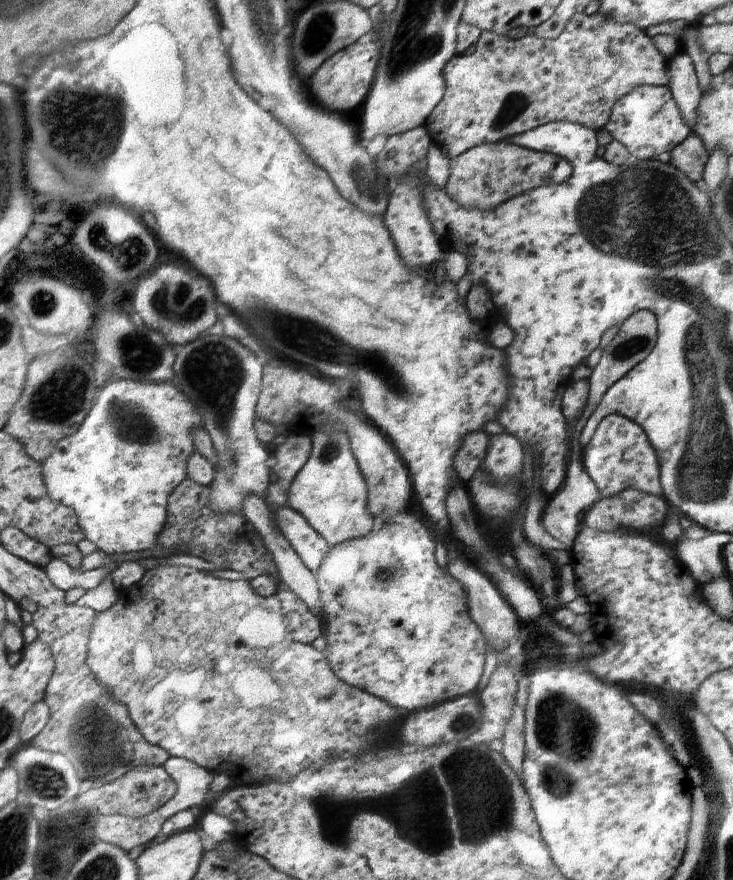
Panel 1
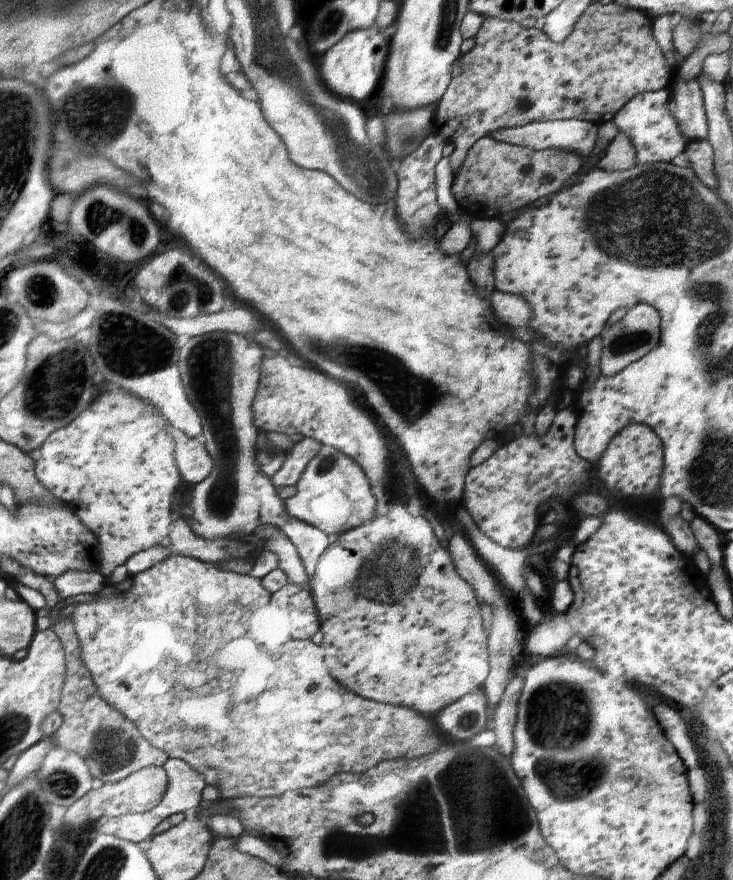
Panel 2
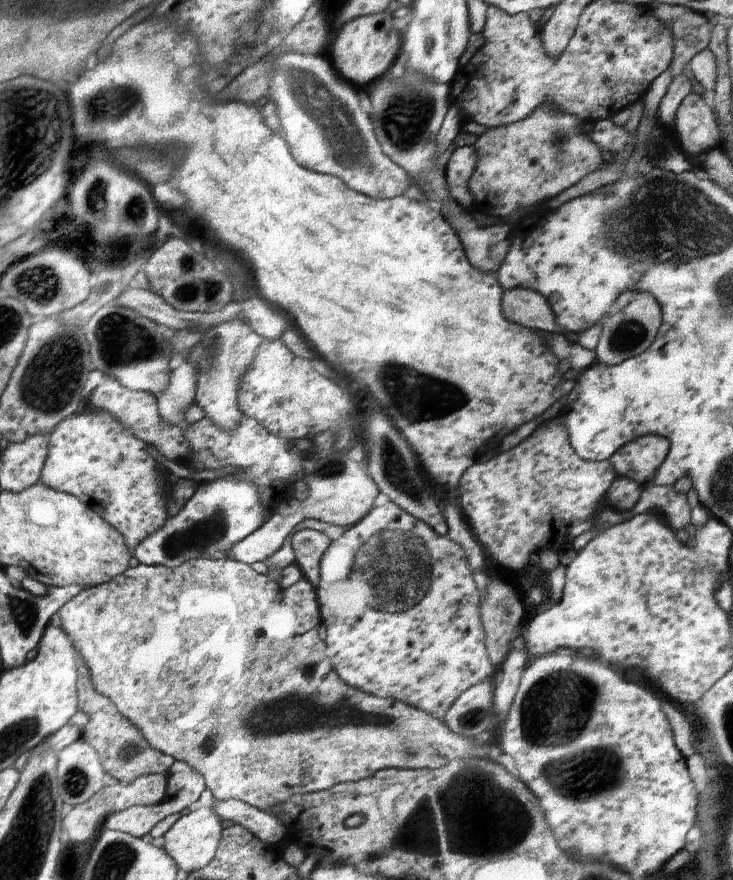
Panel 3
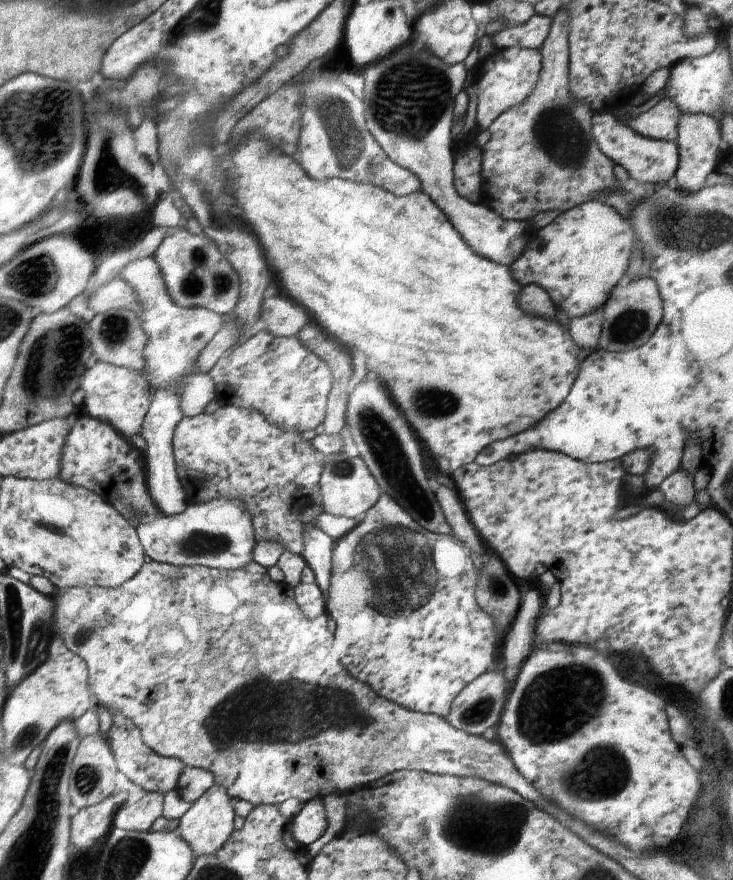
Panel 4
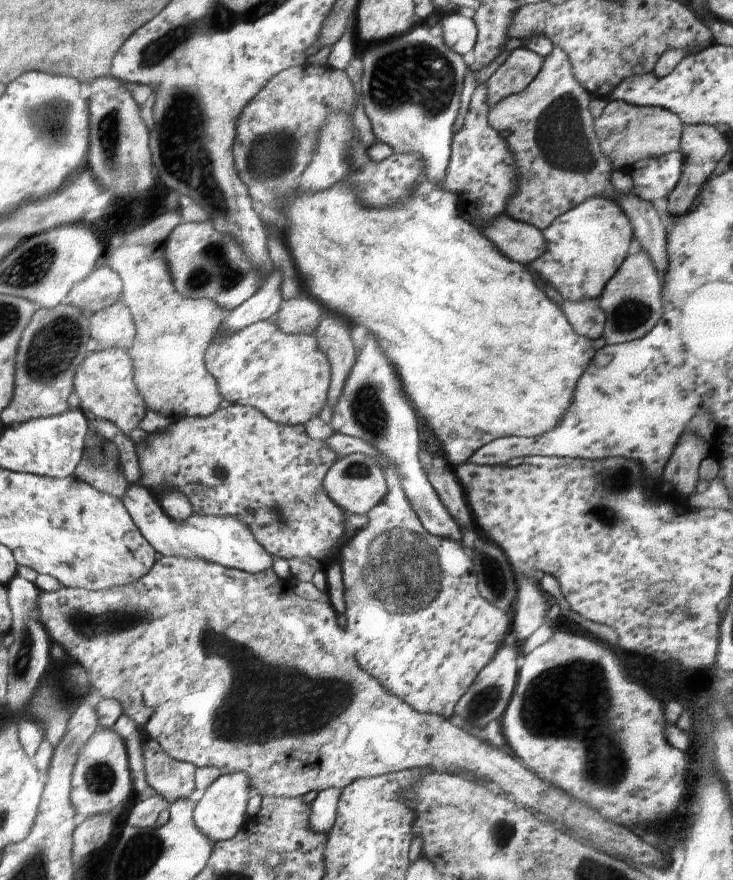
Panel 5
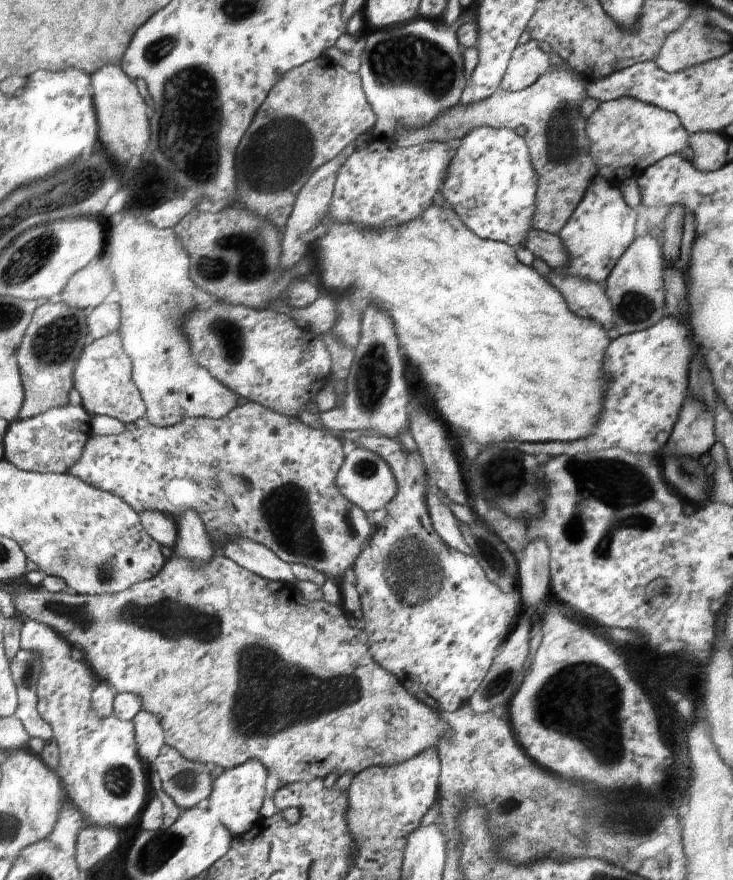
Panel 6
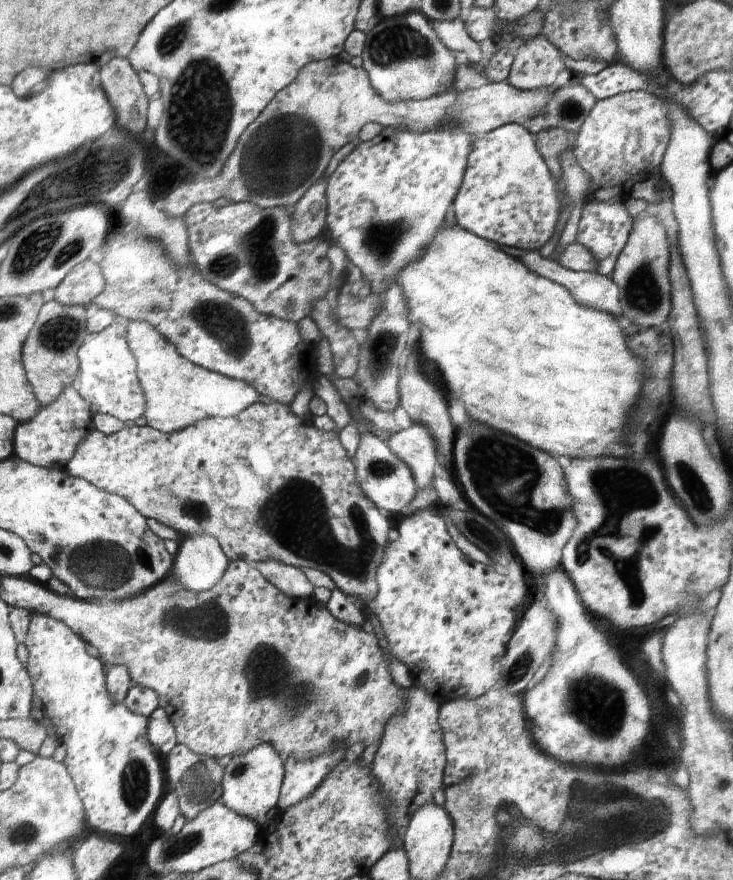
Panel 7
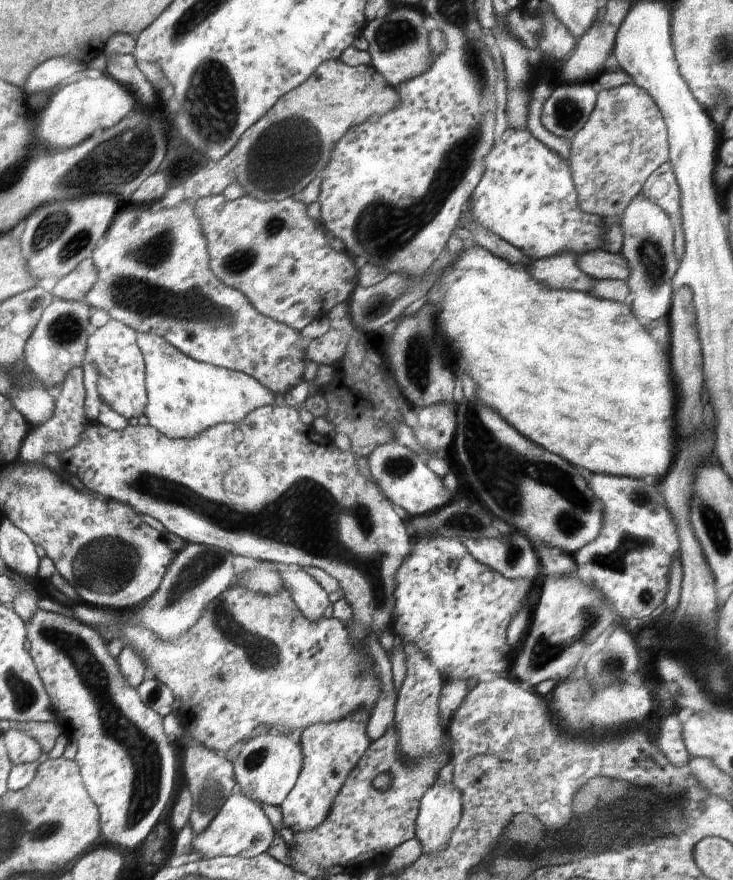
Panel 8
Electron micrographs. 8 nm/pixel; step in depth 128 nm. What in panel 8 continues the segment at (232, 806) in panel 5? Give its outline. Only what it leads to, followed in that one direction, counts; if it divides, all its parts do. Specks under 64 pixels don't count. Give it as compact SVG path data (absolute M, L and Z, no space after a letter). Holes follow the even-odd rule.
M262 730L248 740L234 760L234 773L242 793L256 803L266 802L281 806L289 792L294 788L302 768L302 748L300 739L280 730Z

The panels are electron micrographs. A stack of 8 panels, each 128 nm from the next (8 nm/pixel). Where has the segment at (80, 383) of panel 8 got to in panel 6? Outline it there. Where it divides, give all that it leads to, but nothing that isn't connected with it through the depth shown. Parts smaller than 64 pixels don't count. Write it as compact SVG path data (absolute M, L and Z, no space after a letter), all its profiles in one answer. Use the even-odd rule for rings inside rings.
M70 403L68 406L51 408L33 419L13 422L6 436L5 458L22 470L70 472L82 460L86 445L92 438L93 417L83 404Z

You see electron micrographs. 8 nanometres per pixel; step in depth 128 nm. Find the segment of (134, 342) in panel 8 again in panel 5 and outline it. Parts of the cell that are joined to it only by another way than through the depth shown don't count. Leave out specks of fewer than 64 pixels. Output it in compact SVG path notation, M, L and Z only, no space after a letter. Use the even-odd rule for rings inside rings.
M127 350L92 352L78 370L75 380L75 392L81 400L81 408L89 415L118 424L126 434L130 434L140 426L140 422L144 422L149 411L146 398L134 378L134 360Z

